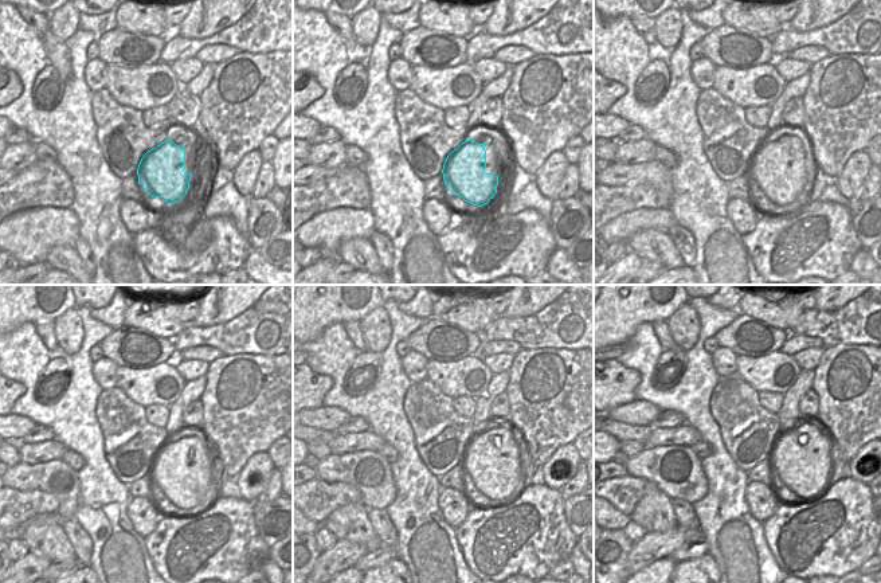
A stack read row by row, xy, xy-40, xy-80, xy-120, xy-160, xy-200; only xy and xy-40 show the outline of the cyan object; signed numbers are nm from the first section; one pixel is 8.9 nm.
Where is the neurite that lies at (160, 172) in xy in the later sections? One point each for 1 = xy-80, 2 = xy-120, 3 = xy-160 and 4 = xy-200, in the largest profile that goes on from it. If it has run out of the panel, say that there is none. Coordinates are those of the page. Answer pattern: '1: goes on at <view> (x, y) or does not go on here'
1: goes on at xy-80 (767, 167)
2: goes on at xy-120 (167, 470)
3: goes on at xy-160 (473, 458)
4: goes on at xy-200 (798, 492)

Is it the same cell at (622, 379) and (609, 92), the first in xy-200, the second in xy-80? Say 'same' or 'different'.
same

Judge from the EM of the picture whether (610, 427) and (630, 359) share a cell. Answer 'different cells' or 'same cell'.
different cells

